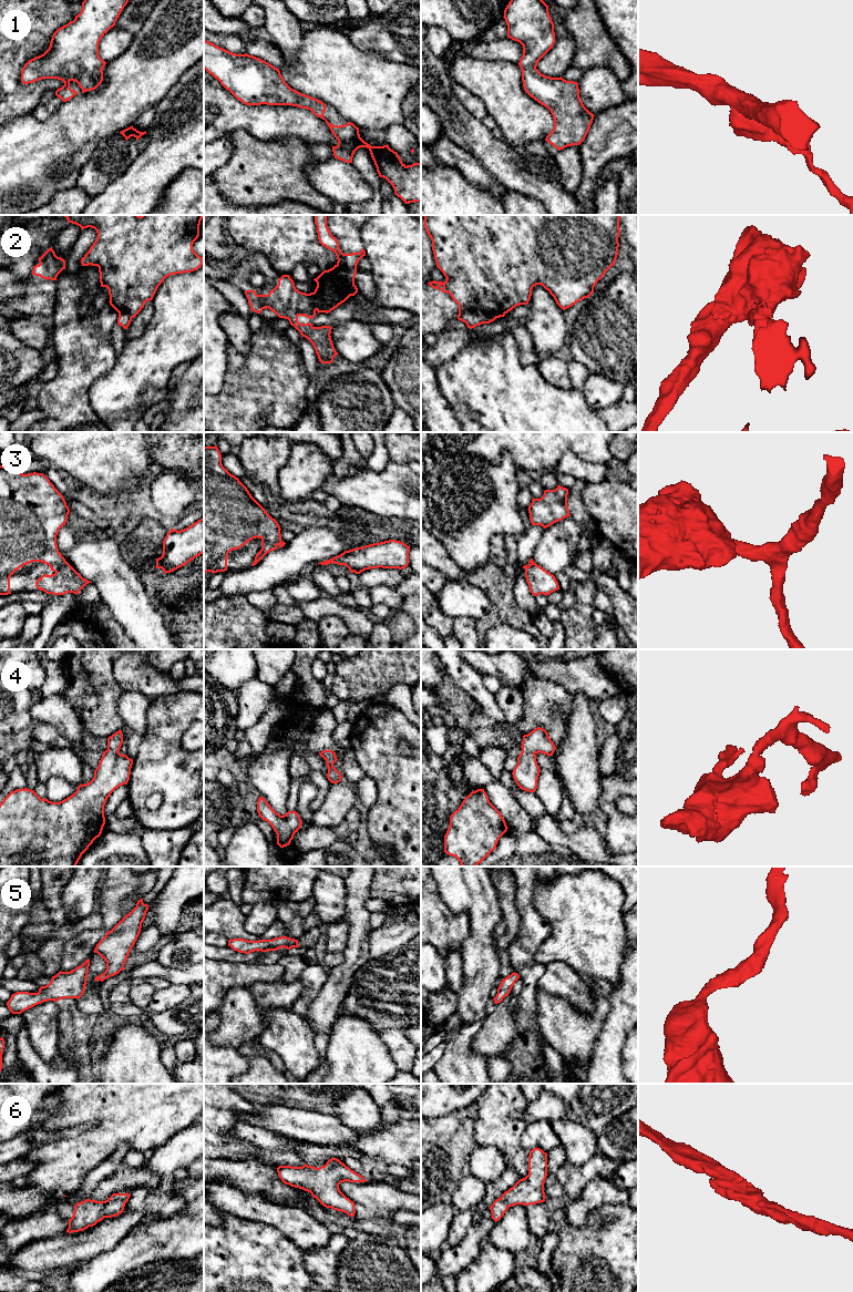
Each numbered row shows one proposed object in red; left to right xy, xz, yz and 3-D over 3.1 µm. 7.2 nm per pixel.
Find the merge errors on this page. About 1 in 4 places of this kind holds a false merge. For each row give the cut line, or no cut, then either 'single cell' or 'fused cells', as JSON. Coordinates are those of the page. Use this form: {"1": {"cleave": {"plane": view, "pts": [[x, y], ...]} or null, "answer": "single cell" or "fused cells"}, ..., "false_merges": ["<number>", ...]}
{"1": {"cleave": null, "answer": "single cell"}, "2": {"cleave": {"plane": "yz", "pts": [[459, 311], [482, 311], [495, 318]]}, "answer": "fused cells"}, "3": {"cleave": null, "answer": "single cell"}, "4": {"cleave": null, "answer": "single cell"}, "5": {"cleave": null, "answer": "single cell"}, "6": {"cleave": null, "answer": "single cell"}, "false_merges": ["2"]}

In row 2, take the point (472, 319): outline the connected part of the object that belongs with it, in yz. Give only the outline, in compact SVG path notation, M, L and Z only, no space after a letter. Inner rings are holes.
M459 312L458 319L465 322L470 329L482 324L490 324L495 320L494 317L483 312Z

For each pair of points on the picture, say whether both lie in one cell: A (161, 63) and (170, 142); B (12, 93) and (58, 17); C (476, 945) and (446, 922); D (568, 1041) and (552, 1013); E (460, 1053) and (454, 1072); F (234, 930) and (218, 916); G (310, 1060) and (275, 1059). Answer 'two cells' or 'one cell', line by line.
A: two cells
B: one cell
C: two cells
D: one cell
E: one cell
F: one cell
G: two cells

